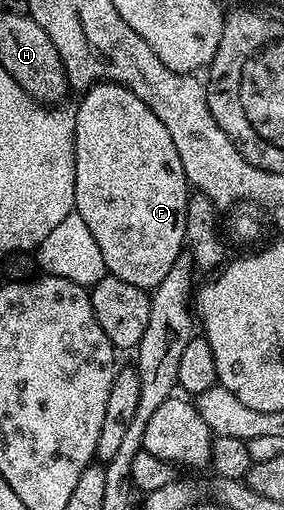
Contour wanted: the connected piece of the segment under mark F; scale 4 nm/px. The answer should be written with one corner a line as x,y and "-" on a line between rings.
102,82
93,85
84,93
81,105
75,108
75,211
87,222
87,227
91,229
91,235
95,237
95,243
99,245
99,250
103,254
106,273
115,278
123,278
123,282
131,282
131,286
139,286
146,290
152,290
167,278
167,273
171,271
171,266
183,255
186,247
185,227
187,226
187,206
191,195
191,185
185,177
183,162
179,162
179,150
175,150
175,142
171,142
171,134
167,134
167,126
151,114
147,102
139,99
131,89
125,88
121,84
111,84

